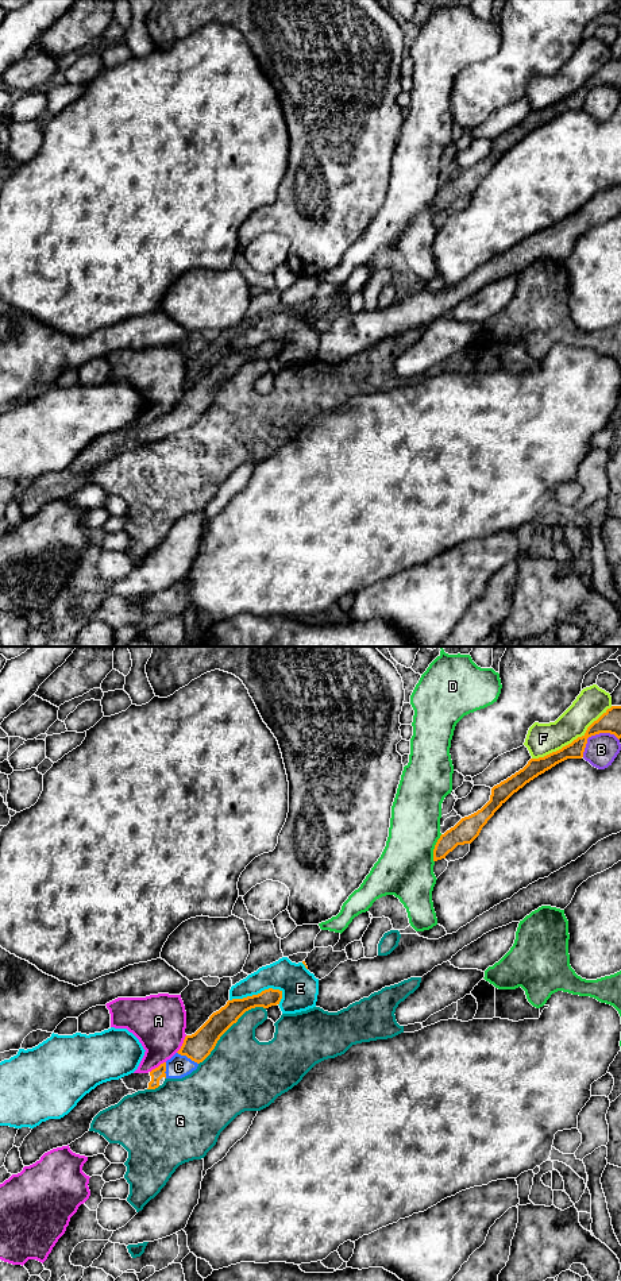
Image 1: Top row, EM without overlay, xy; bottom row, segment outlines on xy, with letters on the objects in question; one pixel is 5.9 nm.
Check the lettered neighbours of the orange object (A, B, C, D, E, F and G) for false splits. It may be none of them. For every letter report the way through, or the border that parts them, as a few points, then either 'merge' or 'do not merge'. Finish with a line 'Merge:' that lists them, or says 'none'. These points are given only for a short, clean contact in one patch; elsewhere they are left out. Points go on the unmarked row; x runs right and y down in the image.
A: along xy (186, 388), (176, 404) | do not merge
B: do not merge
C: across xy (197, 398), (188, 409), (178, 419) | merge
D: do not merge
E: do not merge
F: do not merge
G: do not merge
Merge: C

